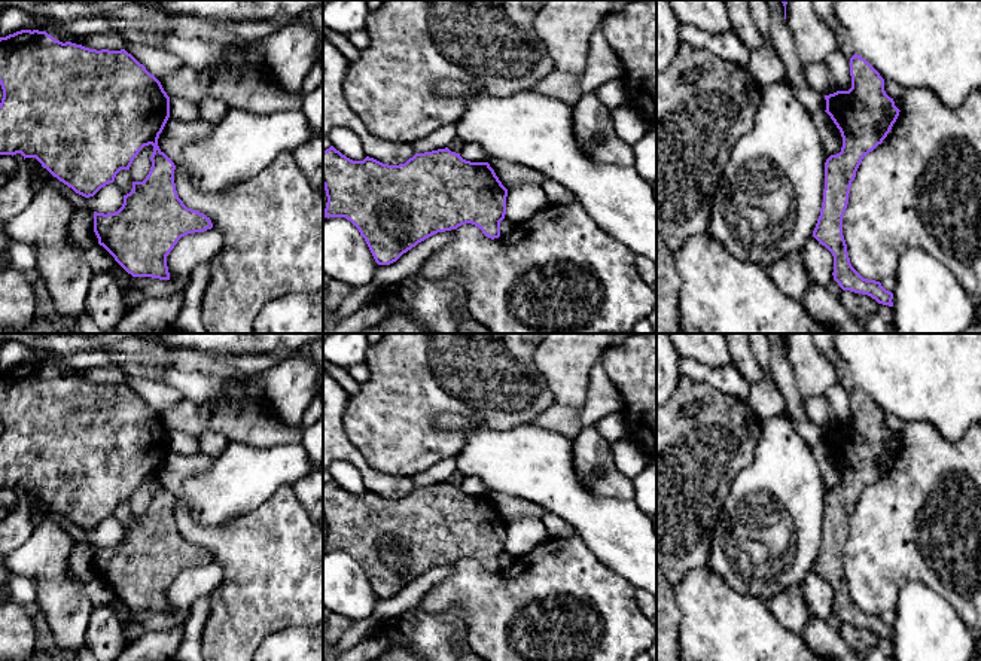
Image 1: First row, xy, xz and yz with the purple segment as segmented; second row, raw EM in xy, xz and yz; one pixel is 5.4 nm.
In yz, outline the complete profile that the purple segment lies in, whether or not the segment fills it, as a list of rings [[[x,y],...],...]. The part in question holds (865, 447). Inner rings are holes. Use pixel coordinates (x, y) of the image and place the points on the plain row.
[[[857,387],[850,392],[850,409],[849,424],[825,429],[825,445],[840,463],[843,481],[825,496],[823,536],[813,570],[832,587],[832,609],[843,624],[868,628],[878,637],[893,640],[892,625],[880,615],[863,612],[851,600],[843,569],[843,549],[863,490],[883,476],[901,444],[886,427],[880,406]]]

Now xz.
[[[330,479],[323,484],[323,520],[327,530],[325,551],[350,554],[365,572],[378,598],[390,598],[426,572],[466,557],[478,560],[491,573],[499,572],[500,555],[506,548],[508,523],[490,497],[466,494],[448,481],[415,487],[405,497],[389,499],[369,490],[353,494]]]

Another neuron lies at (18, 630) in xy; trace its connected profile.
[[[0,603],[0,661],[22,661],[36,651],[36,604]]]

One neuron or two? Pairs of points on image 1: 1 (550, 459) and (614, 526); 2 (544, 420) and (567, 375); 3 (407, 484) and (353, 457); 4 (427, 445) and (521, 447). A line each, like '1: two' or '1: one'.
1: one
2: one
3: one
4: two

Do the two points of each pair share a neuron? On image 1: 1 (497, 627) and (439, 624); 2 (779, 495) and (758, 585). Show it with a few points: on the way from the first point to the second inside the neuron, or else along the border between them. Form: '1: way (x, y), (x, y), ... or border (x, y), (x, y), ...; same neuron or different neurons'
1: border (433, 611), (459, 609), (463, 614), (468, 631); different neurons
2: way (773, 517), (768, 536), (758, 551), (758, 563); same neuron

